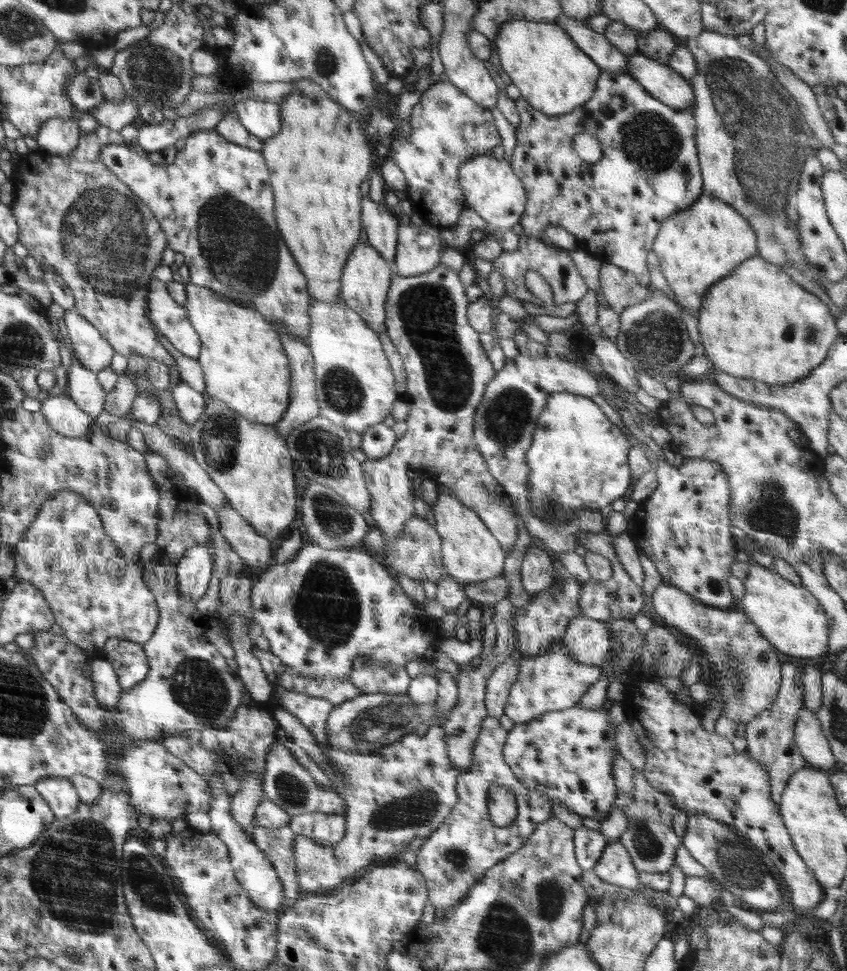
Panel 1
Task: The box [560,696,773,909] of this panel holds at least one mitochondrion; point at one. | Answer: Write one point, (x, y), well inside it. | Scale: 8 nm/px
(648, 847)

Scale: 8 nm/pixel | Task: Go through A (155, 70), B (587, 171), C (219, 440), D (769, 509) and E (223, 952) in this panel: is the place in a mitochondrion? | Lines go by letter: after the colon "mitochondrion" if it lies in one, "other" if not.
A: mitochondrion
B: other
C: mitochondrion
D: mitochondrion
E: other

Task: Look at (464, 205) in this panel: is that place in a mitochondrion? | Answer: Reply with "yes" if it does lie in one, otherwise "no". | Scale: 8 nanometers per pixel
no

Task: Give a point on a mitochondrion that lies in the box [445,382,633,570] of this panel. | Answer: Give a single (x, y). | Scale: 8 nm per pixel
(505, 421)

